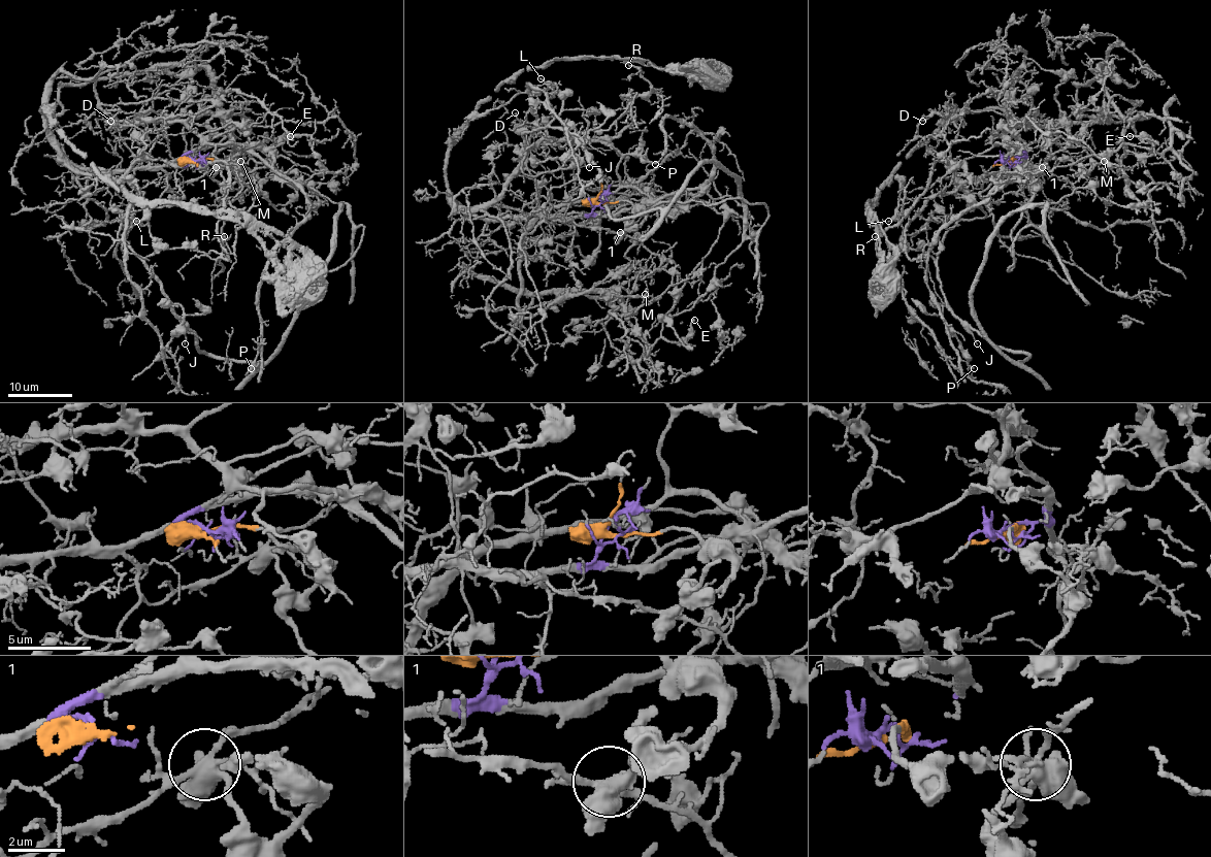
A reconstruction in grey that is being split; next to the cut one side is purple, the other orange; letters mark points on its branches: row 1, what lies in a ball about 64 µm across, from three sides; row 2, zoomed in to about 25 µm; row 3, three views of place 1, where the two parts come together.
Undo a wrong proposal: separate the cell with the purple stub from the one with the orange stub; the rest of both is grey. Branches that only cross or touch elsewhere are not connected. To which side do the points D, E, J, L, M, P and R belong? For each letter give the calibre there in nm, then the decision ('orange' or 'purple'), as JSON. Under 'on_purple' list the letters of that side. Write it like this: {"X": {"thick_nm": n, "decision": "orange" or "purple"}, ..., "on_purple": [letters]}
{"D": {"thick_nm": 160, "decision": "purple"}, "E": {"thick_nm": 220, "decision": "purple"}, "J": {"thick_nm": 110, "decision": "orange"}, "L": {"thick_nm": 150, "decision": "orange"}, "M": {"thick_nm": 90, "decision": "purple"}, "P": {"thick_nm": 100, "decision": "purple"}, "R": {"thick_nm": 110, "decision": "purple"}, "on_purple": ["D", "E", "M", "P", "R"]}

